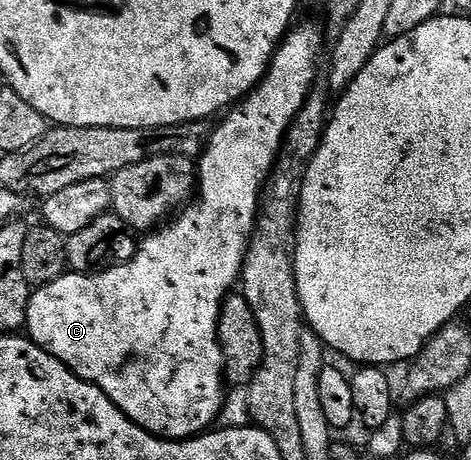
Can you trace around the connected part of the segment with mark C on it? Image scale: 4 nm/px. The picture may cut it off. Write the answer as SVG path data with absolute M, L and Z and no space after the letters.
M305 25L302 29L296 29L286 33L285 40L278 45L277 52L274 53L273 59L269 63L269 70L261 78L256 89L232 110L234 113L218 129L216 126L210 132L205 151L199 158L199 184L195 190L195 200L192 203L184 206L168 223L162 224L156 231L150 232L146 236L149 238L142 245L140 242L139 248L134 252L130 261L111 265L99 273L66 271L59 279L34 288L29 295L29 306L25 316L25 329L29 340L46 349L51 355L55 355L55 359L59 359L59 363L63 363L76 377L82 377L87 383L103 390L107 399L111 399L111 403L115 403L115 407L119 407L119 411L123 411L123 415L127 415L139 427L143 427L148 433L154 433L157 437L165 438L166 441L184 441L206 432L216 422L225 402L227 382L224 351L218 337L221 304L230 295L234 286L240 282L249 242L253 230L257 227L263 190L266 188L269 174L273 172L273 164L277 161L277 156L281 154L281 145L285 142L285 132L288 131L289 124L297 118L303 103L315 88L313 80L317 77L317 60L321 57L320 31L313 25Z

